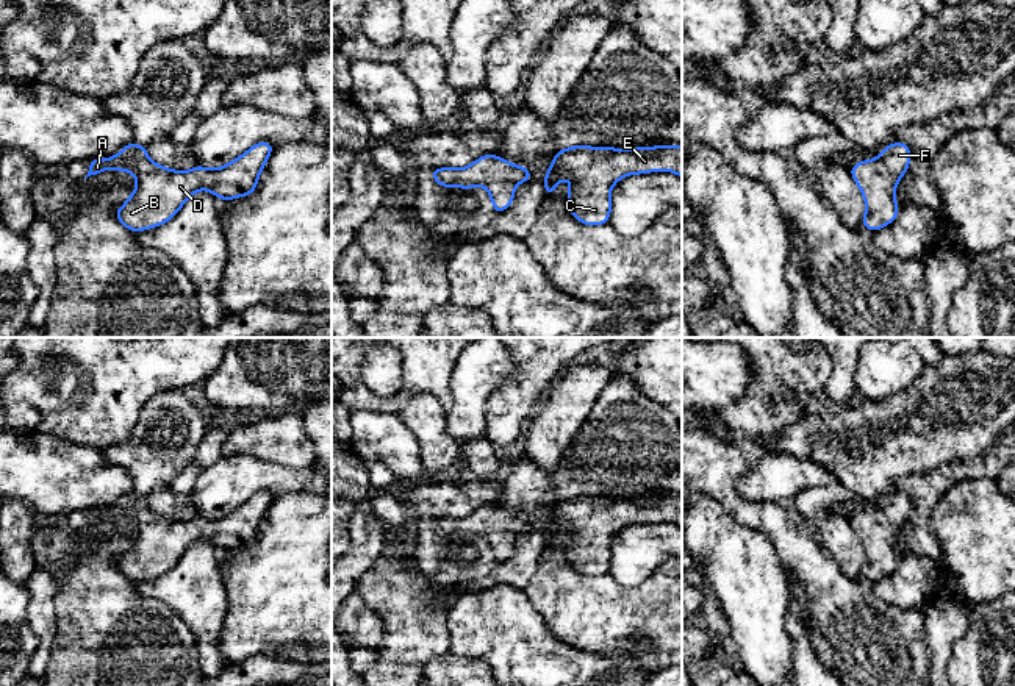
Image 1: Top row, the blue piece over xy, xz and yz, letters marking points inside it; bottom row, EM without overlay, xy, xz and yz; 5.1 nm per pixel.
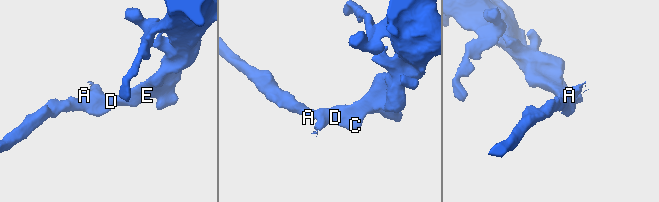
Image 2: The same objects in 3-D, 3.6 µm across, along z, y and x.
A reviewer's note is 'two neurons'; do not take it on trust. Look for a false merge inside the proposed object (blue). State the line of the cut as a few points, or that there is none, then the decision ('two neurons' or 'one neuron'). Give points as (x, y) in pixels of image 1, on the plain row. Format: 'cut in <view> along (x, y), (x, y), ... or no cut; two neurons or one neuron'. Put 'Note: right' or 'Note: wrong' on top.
Note: wrong
no cut; one neuron

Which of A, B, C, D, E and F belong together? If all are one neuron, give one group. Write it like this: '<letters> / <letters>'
A B C D E F

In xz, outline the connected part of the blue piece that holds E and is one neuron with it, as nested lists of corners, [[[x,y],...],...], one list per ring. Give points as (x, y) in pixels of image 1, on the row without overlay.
[[[576,495],[558,500],[546,520],[544,545],[555,544],[563,528],[571,531],[566,559],[583,575],[608,573],[610,541],[627,525],[669,520],[682,527],[682,497],[657,495],[610,498]]]

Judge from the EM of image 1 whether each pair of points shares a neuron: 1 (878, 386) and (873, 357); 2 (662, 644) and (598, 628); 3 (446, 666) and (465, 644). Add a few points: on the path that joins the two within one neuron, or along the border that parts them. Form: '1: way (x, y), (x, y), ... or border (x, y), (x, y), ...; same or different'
1: way (878, 378), (878, 364); same
2: way (648, 628), (613, 628); same
3: border (451, 650), (459, 655), (482, 658), (490, 669); different

